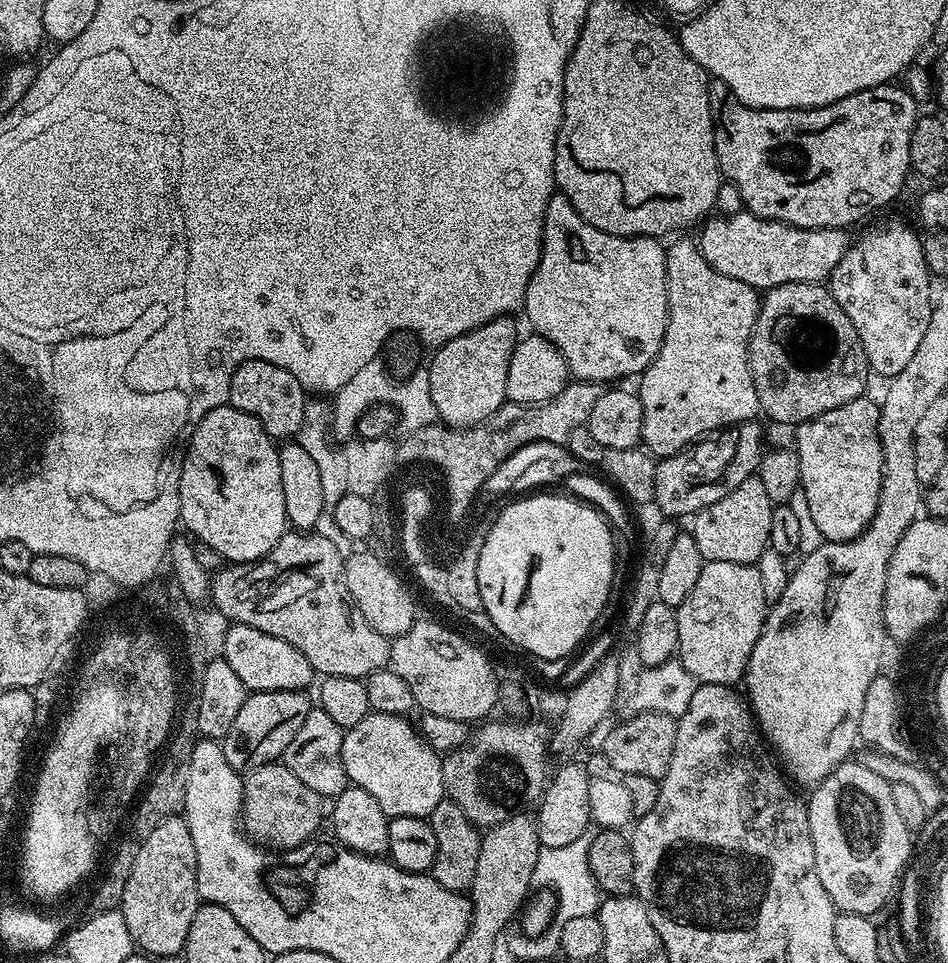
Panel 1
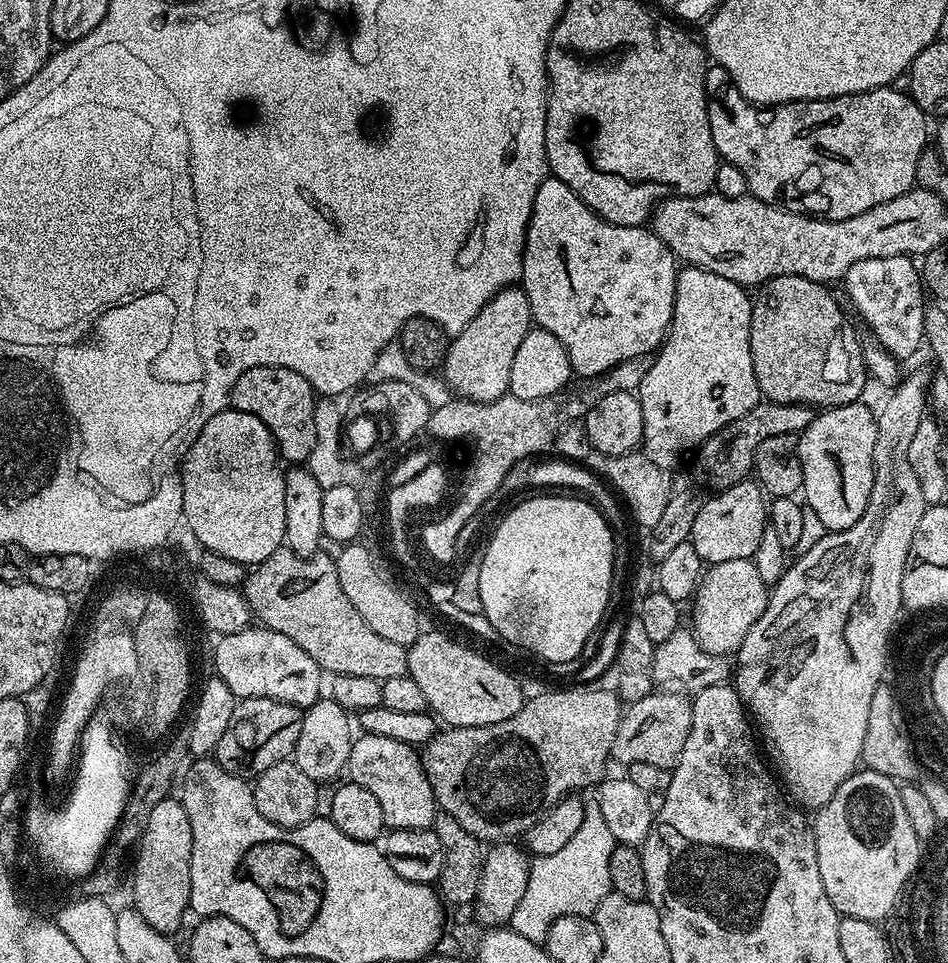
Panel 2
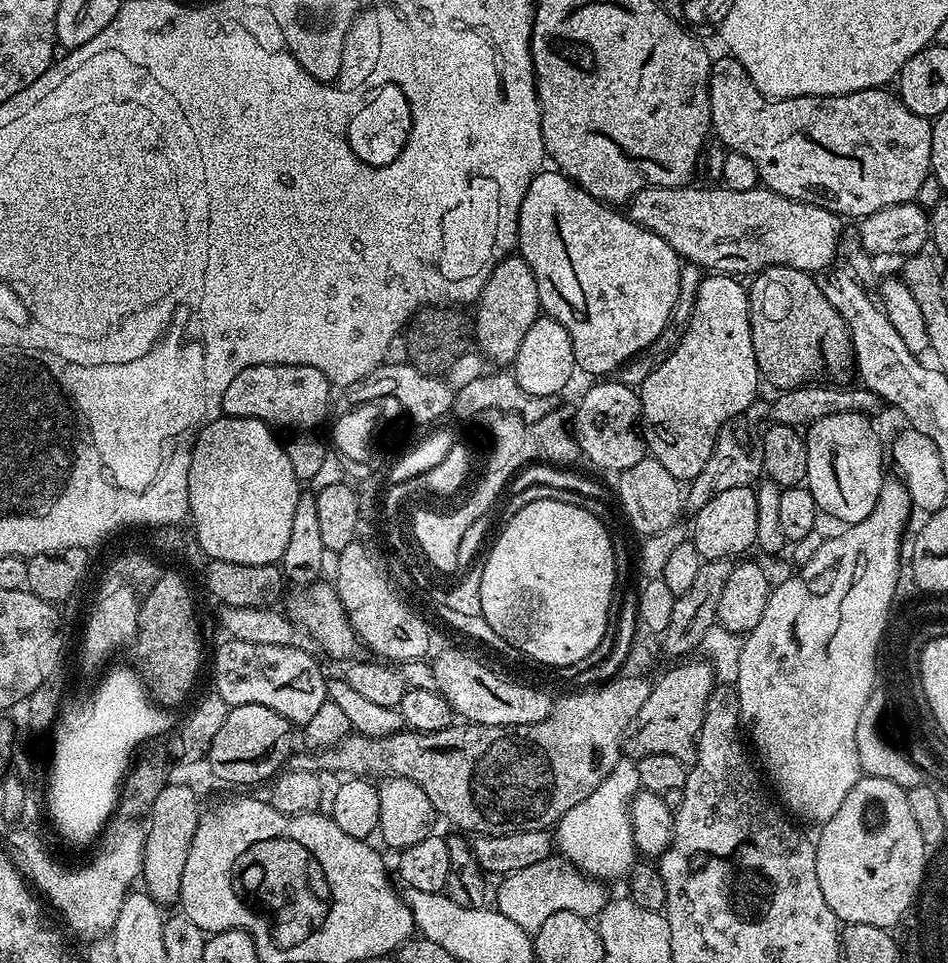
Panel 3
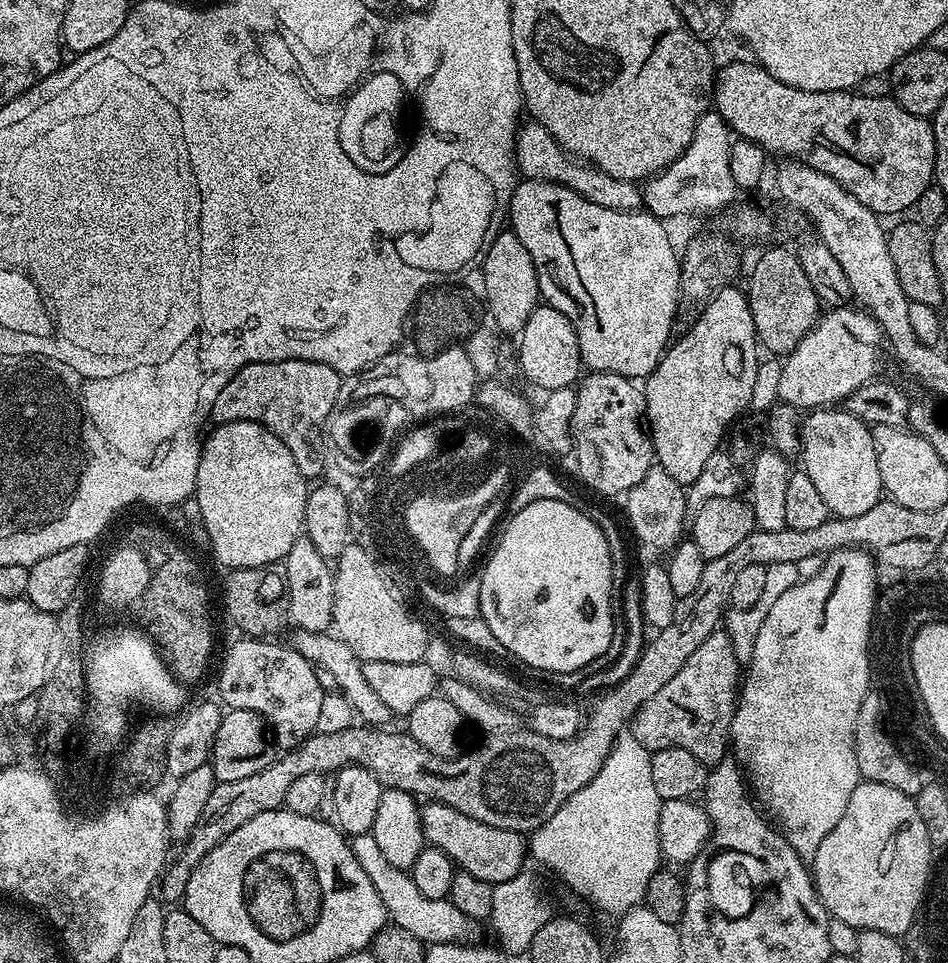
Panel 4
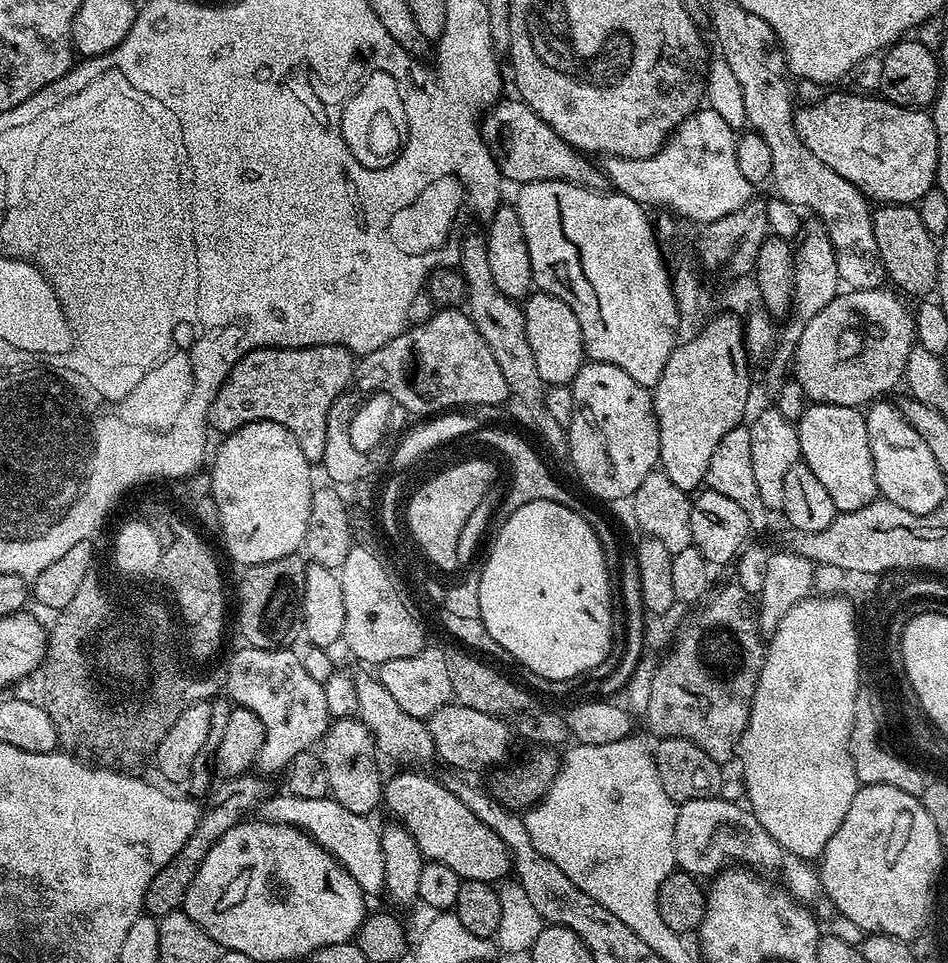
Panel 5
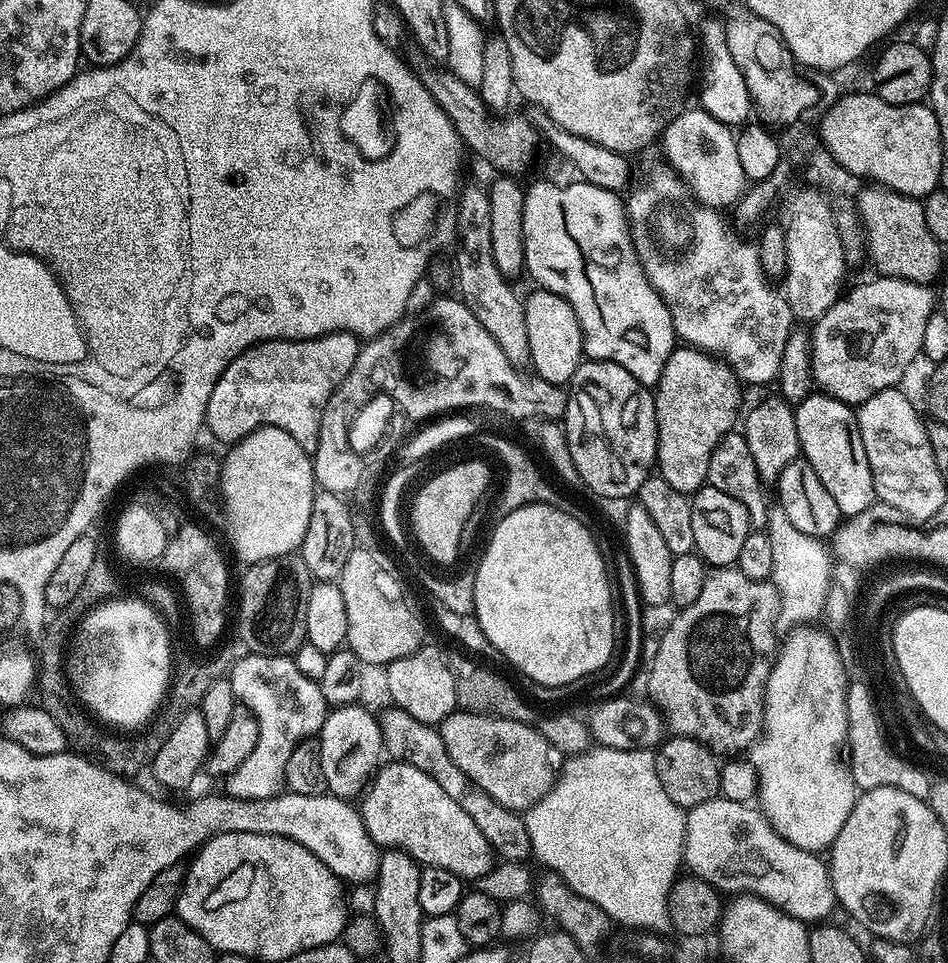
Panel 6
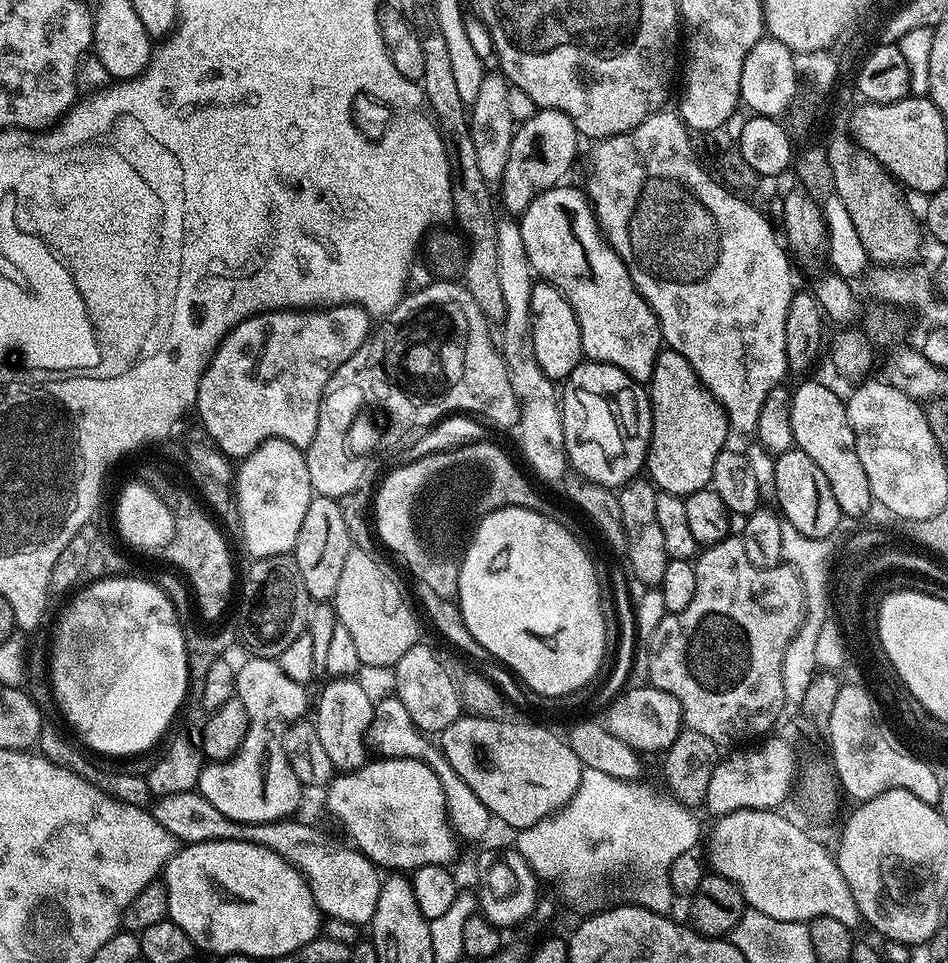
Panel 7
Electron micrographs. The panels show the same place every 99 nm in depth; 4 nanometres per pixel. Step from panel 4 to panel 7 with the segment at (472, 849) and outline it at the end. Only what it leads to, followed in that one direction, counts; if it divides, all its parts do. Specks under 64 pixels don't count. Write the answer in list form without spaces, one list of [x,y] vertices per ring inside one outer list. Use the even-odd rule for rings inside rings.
[[[373,759],[353,772],[337,775],[327,785],[327,792],[328,808],[352,835],[351,843],[381,869],[415,870],[427,864],[448,866],[453,863],[451,860],[456,856],[458,836],[448,817],[442,782],[438,782],[438,774],[434,774],[434,770],[430,770],[430,766],[421,760]]]

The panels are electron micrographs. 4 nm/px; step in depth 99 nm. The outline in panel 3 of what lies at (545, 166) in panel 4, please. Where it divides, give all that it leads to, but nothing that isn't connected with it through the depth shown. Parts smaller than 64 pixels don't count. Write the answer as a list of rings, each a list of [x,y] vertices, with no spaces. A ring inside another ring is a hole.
[[[763,186],[754,190],[717,188],[643,188],[634,194],[626,205],[629,220],[662,237],[681,261],[697,264],[712,274],[748,278],[769,266],[790,266],[809,274],[833,267],[836,251],[840,248],[841,217],[818,204],[804,204],[791,200]]]

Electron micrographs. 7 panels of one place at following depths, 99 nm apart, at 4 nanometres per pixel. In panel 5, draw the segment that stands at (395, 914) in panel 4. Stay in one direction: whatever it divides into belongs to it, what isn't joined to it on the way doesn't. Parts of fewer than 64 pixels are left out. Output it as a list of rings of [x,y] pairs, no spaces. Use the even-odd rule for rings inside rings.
[[[273,794],[260,805],[258,816],[261,820],[269,820],[272,824],[289,824],[292,828],[299,828],[301,832],[305,832],[315,844],[321,844],[323,848],[336,859],[337,862],[344,867],[350,874],[350,878],[354,878],[354,882],[358,882],[358,886],[369,897],[381,895],[384,892],[384,883],[386,882],[386,865],[382,862],[382,842],[380,841],[380,828],[372,825],[373,822],[369,817],[362,814],[353,814],[350,810],[346,810],[346,806],[342,806],[338,801],[323,796],[322,798],[298,798],[287,794]]]

